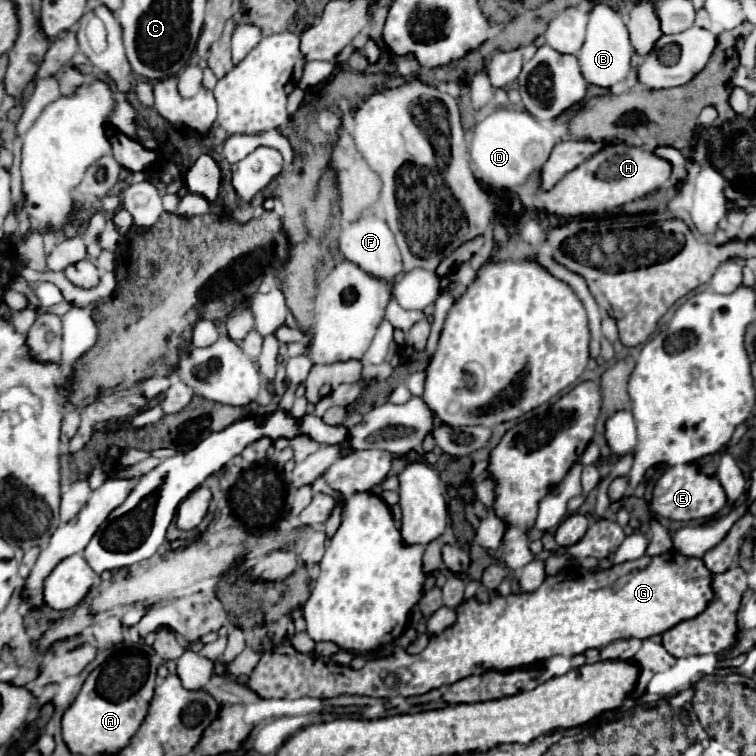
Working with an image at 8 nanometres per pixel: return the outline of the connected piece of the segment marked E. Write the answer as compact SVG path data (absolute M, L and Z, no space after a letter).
M693 464L673 466L665 470L665 474L655 484L655 496L651 502L651 508L669 520L681 520L681 522L703 522L713 516L717 516L719 510L727 506L727 496L717 478L701 474Z

